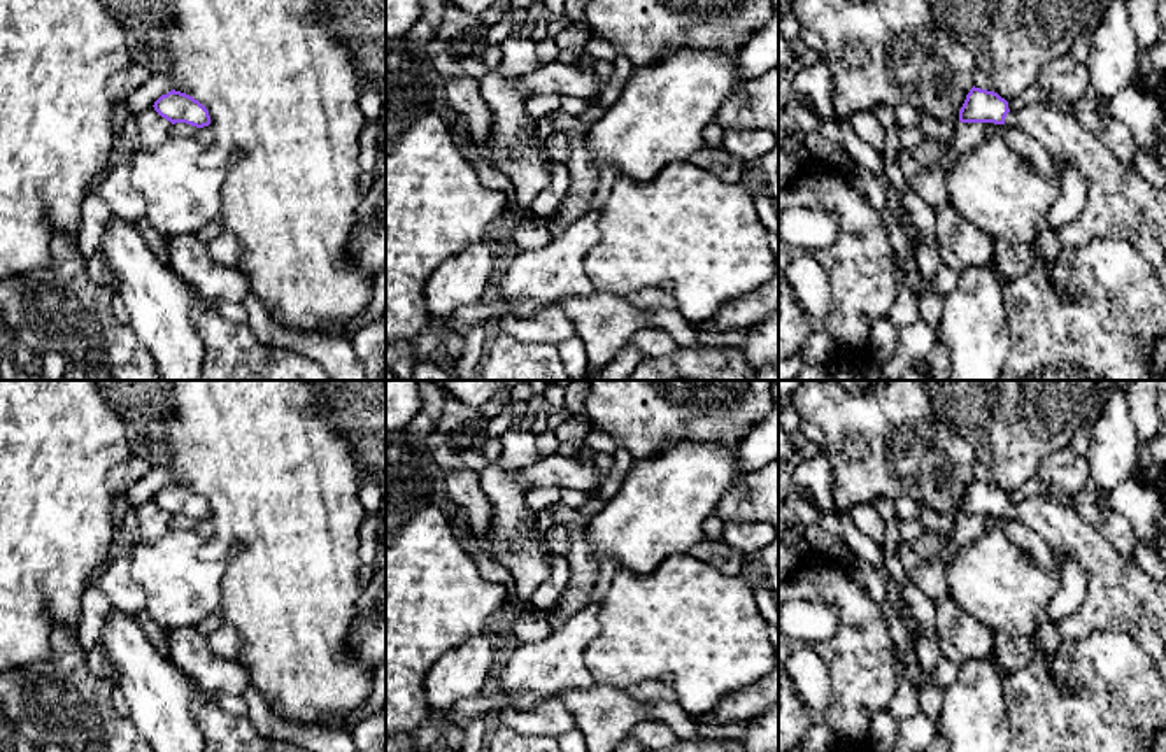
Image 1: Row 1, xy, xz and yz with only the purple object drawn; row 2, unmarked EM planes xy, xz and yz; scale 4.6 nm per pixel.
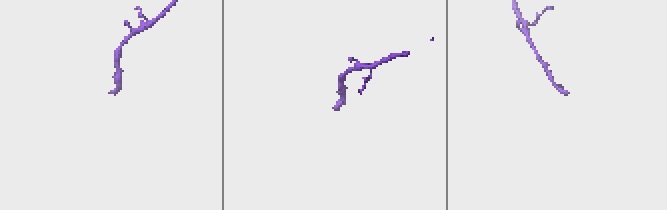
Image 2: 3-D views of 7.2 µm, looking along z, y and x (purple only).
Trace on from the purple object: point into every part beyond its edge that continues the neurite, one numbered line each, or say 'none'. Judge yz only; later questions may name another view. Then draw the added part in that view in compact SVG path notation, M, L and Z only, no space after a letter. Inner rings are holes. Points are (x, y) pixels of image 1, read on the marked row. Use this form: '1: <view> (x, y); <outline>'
1: yz (1121, 204); M1031 103L1010 110L1005 126L1034 138L1052 158L1068 163L1087 186L1084 210L1075 221L1056 231L1063 249L1084 247L1094 238L1131 242L1152 263L1166 291L1166 189L1154 188L1133 165L1124 165L1099 135L1080 124L1071 110L1054 110L1045 103Z

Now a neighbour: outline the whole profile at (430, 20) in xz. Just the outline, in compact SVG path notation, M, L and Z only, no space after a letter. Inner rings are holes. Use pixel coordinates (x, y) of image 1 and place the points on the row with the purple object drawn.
M419 0L421 14L405 37L426 46L442 26L445 4L447 0Z

